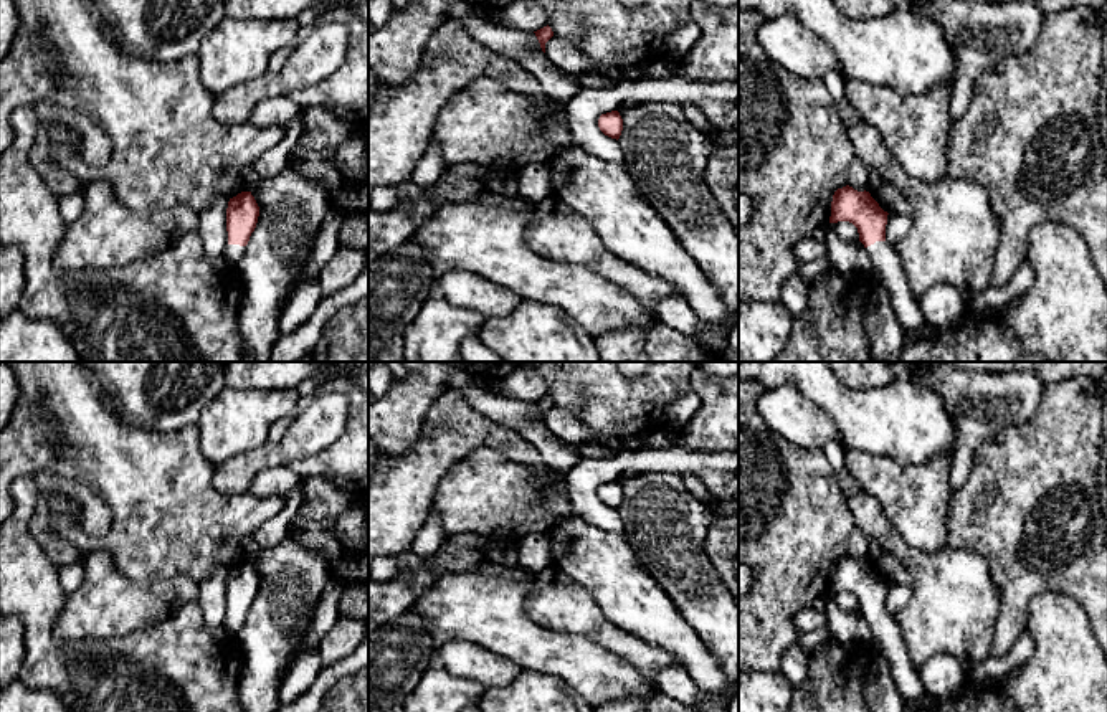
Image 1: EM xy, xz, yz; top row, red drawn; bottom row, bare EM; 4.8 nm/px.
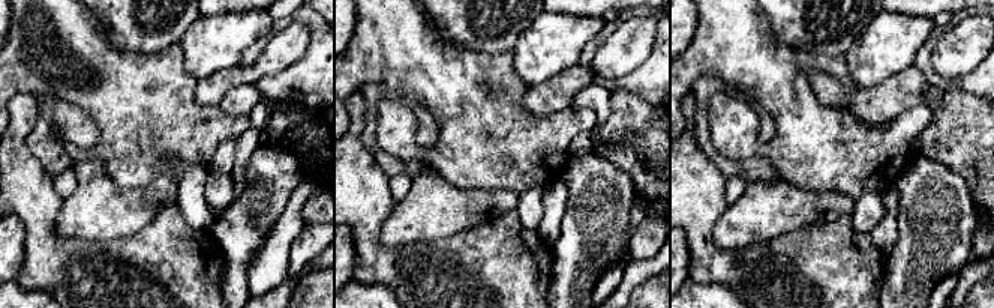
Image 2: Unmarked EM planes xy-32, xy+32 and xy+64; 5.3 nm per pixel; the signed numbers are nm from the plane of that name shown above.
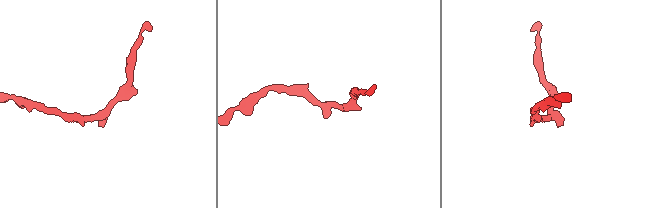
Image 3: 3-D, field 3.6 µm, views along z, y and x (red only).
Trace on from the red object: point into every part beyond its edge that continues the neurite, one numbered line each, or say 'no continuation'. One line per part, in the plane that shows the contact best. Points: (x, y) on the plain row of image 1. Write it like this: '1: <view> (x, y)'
1: yz (886, 630)

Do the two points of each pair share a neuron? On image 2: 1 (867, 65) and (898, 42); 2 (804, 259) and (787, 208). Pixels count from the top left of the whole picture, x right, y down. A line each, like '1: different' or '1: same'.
1: same
2: different

